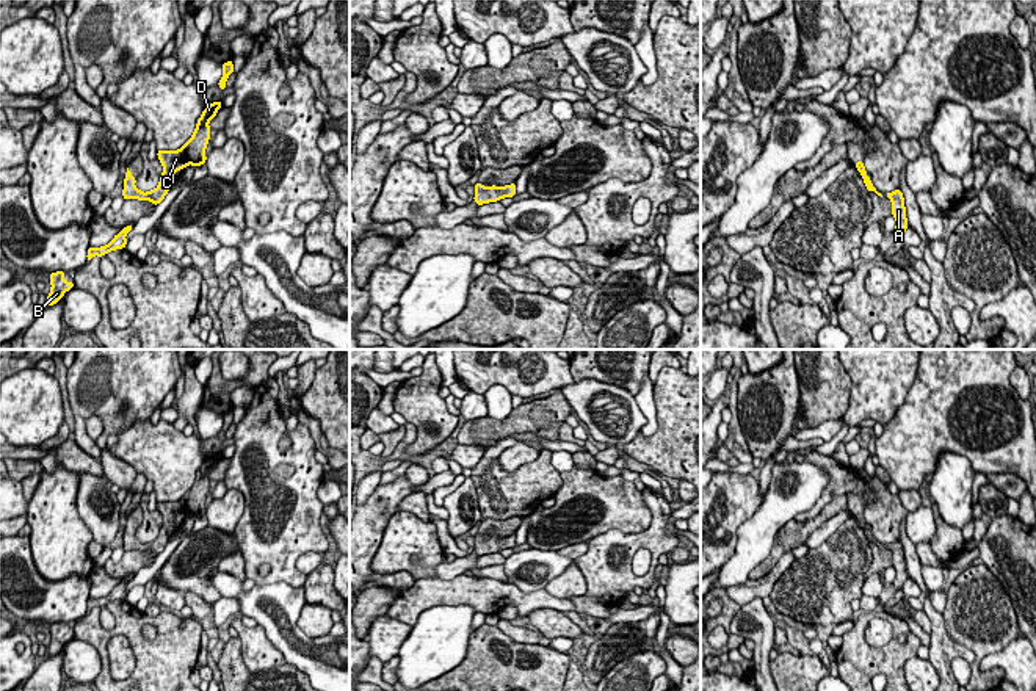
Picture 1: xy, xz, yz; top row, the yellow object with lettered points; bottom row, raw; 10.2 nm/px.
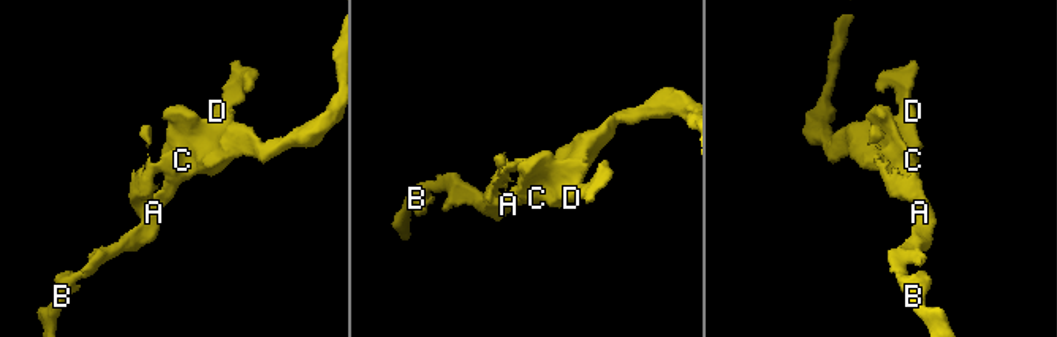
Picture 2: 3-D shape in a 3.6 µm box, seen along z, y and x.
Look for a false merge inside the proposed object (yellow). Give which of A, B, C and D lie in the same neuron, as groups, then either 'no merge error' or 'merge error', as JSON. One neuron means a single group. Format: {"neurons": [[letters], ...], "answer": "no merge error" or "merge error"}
{"neurons": [["A", "B", "C", "D"]], "answer": "no merge error"}

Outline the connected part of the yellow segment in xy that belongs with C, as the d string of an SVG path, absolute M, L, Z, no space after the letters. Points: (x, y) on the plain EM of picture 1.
M221 453L210 454L205 458L204 464L197 470L196 479L193 487L179 500L179 501L158 501L158 511L163 516L163 525L160 528L158 537L152 542L143 544L135 537L136 530L132 523L125 522L124 531L124 550L139 550L139 552L150 552L154 556L160 555L168 541L174 534L174 523L183 520L188 516L201 517L205 516L205 498L210 489L210 478L208 473L215 469L218 461L221 459Z

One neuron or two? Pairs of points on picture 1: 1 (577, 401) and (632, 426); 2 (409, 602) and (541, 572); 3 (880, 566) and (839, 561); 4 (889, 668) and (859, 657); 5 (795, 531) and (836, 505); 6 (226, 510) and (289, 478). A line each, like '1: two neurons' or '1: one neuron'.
1: one neuron
2: two neurons
3: two neurons
4: one neuron
5: one neuron
6: two neurons

